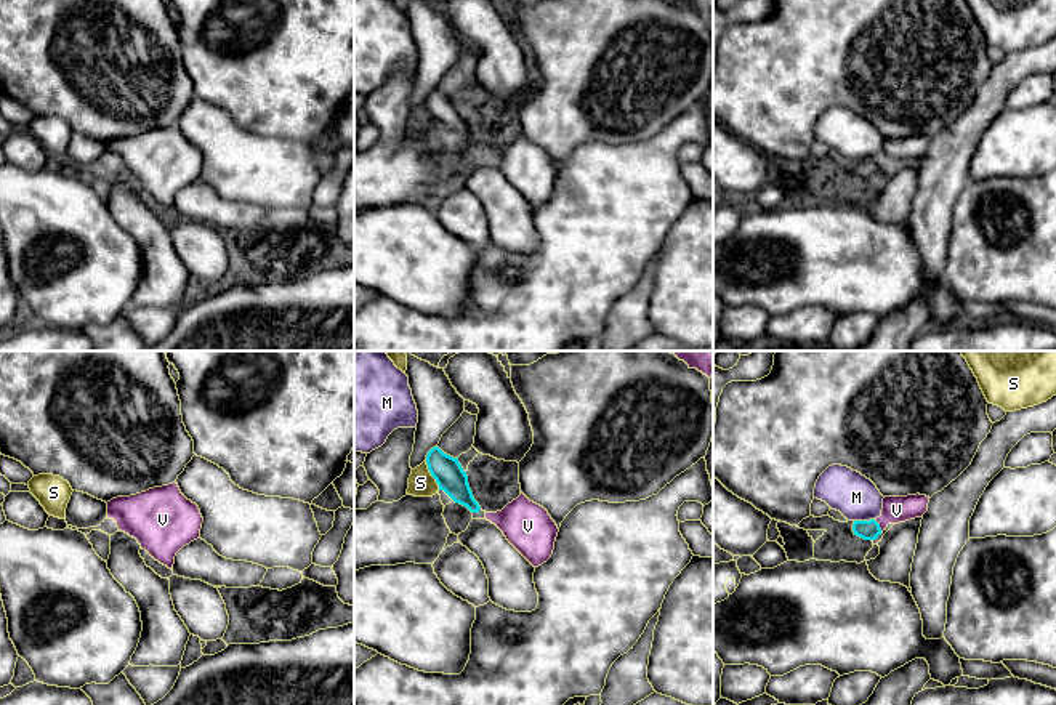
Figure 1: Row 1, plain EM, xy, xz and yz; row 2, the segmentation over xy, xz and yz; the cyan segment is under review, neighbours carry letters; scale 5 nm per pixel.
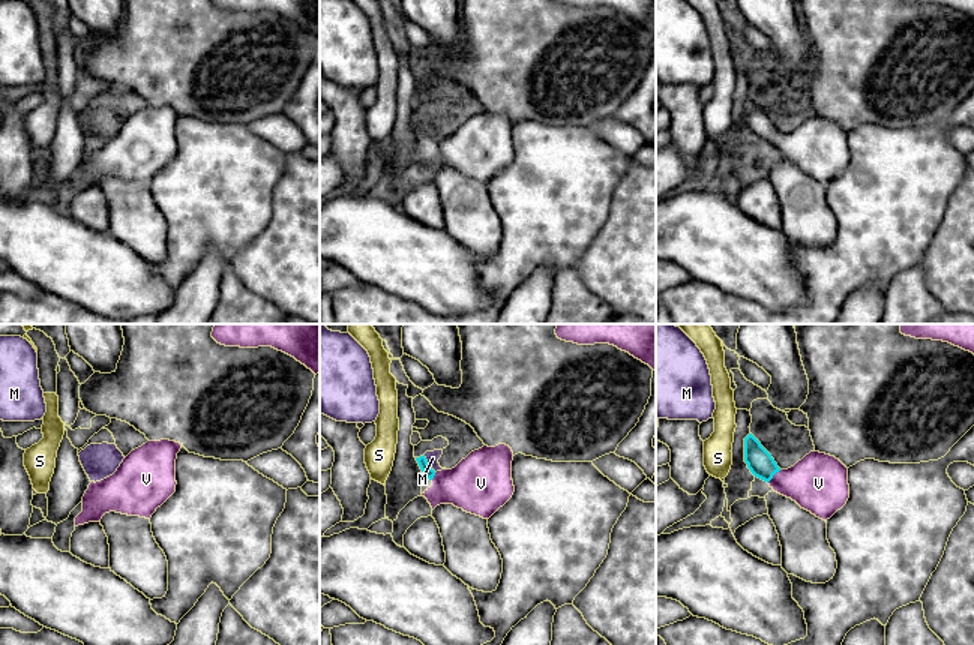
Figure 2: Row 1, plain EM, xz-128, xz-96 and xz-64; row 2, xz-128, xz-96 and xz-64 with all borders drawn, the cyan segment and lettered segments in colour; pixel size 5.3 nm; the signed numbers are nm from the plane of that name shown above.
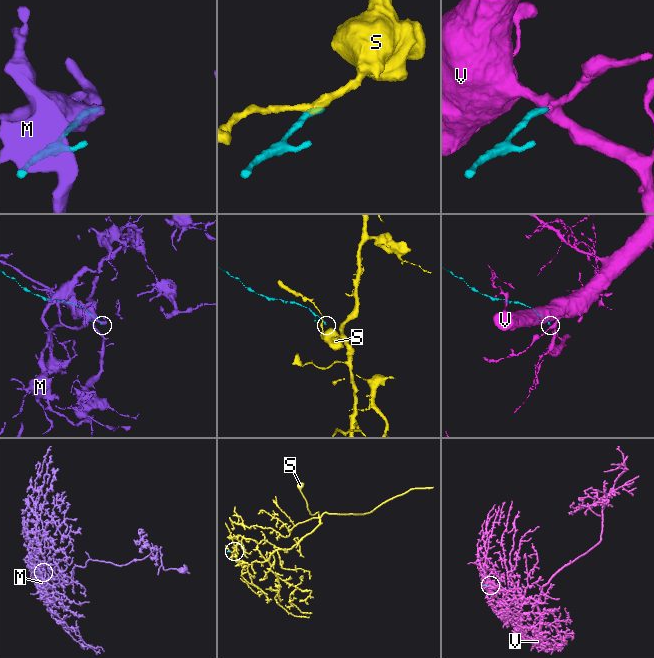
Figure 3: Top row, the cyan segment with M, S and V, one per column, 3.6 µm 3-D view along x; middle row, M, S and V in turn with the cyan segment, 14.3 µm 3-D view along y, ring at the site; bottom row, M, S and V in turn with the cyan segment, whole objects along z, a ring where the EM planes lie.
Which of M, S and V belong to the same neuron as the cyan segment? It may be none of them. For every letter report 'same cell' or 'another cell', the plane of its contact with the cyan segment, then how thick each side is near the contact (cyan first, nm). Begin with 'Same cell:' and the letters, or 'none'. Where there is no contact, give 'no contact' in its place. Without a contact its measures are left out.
Same cell: V
M: another cell; contact in yz; calibres 100 and 220 nm
S: another cell; contact in xz; calibres 150 and 130 nm
V: same cell; contact in yz; calibres 100 and 130 nm

